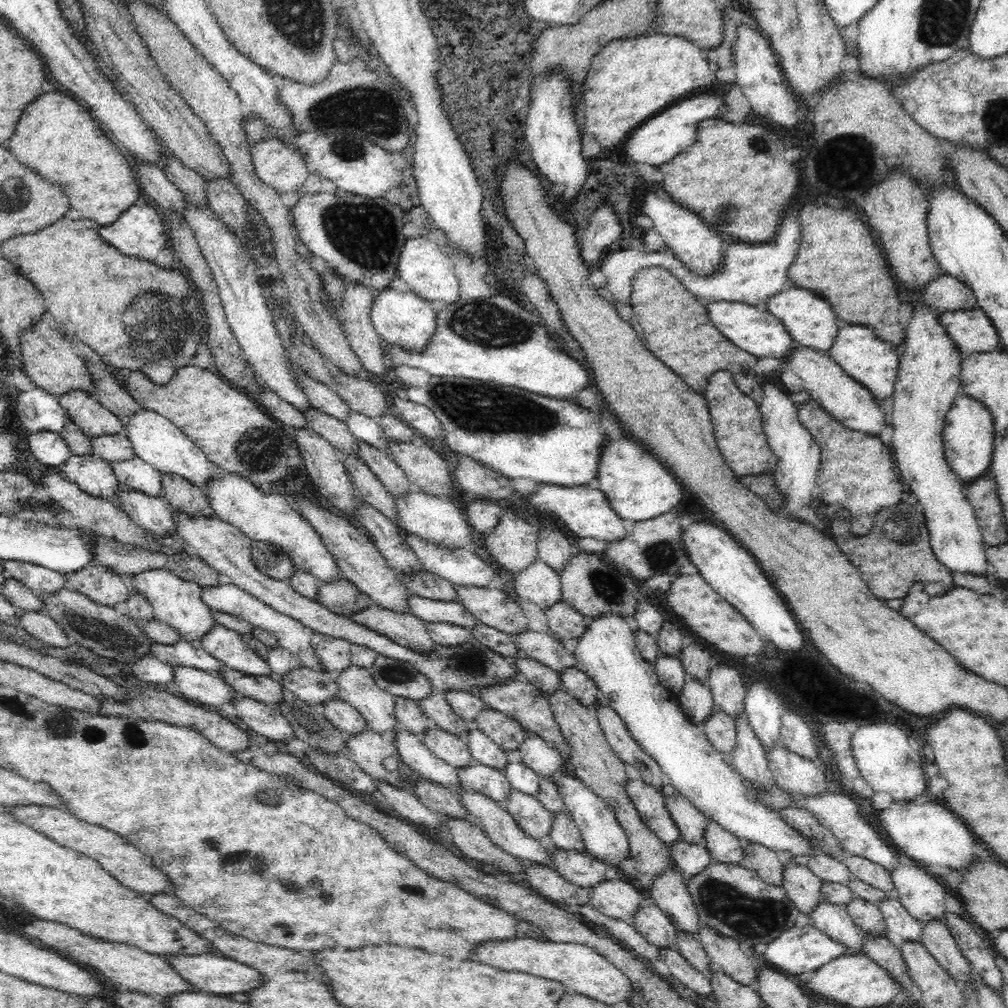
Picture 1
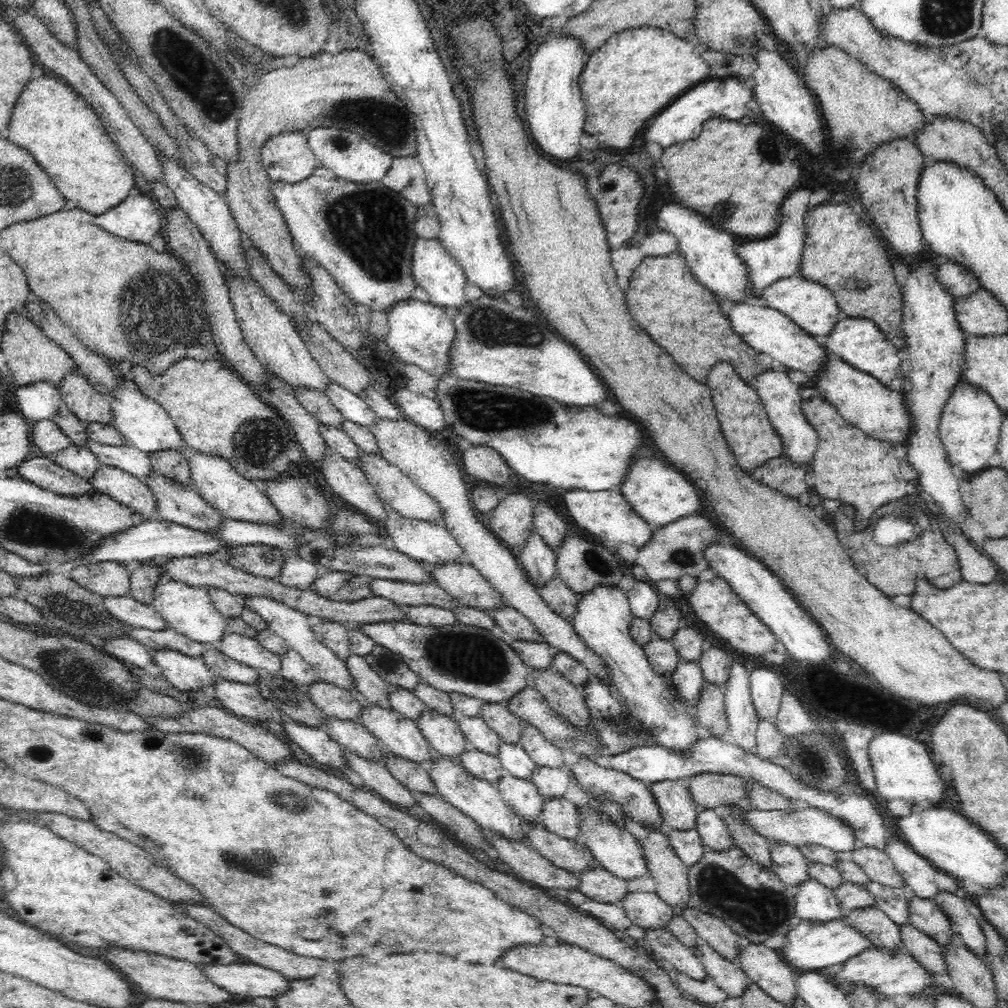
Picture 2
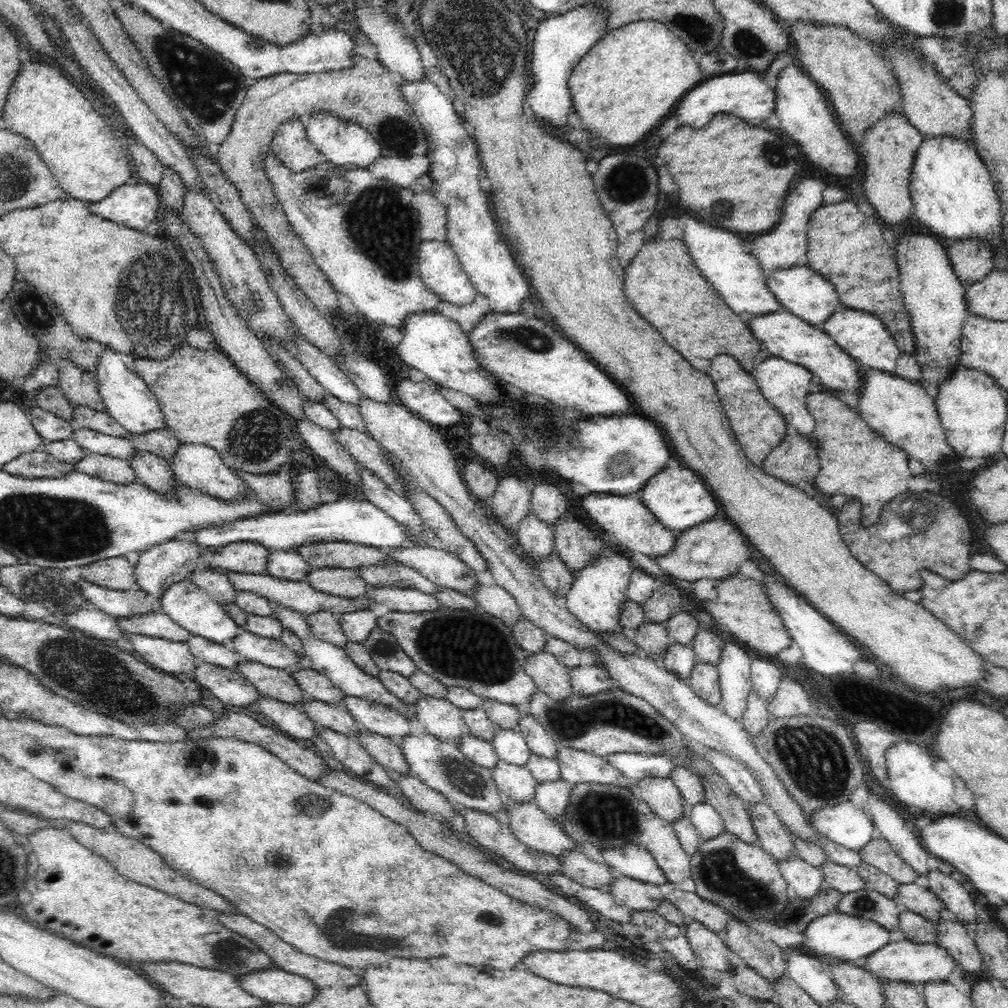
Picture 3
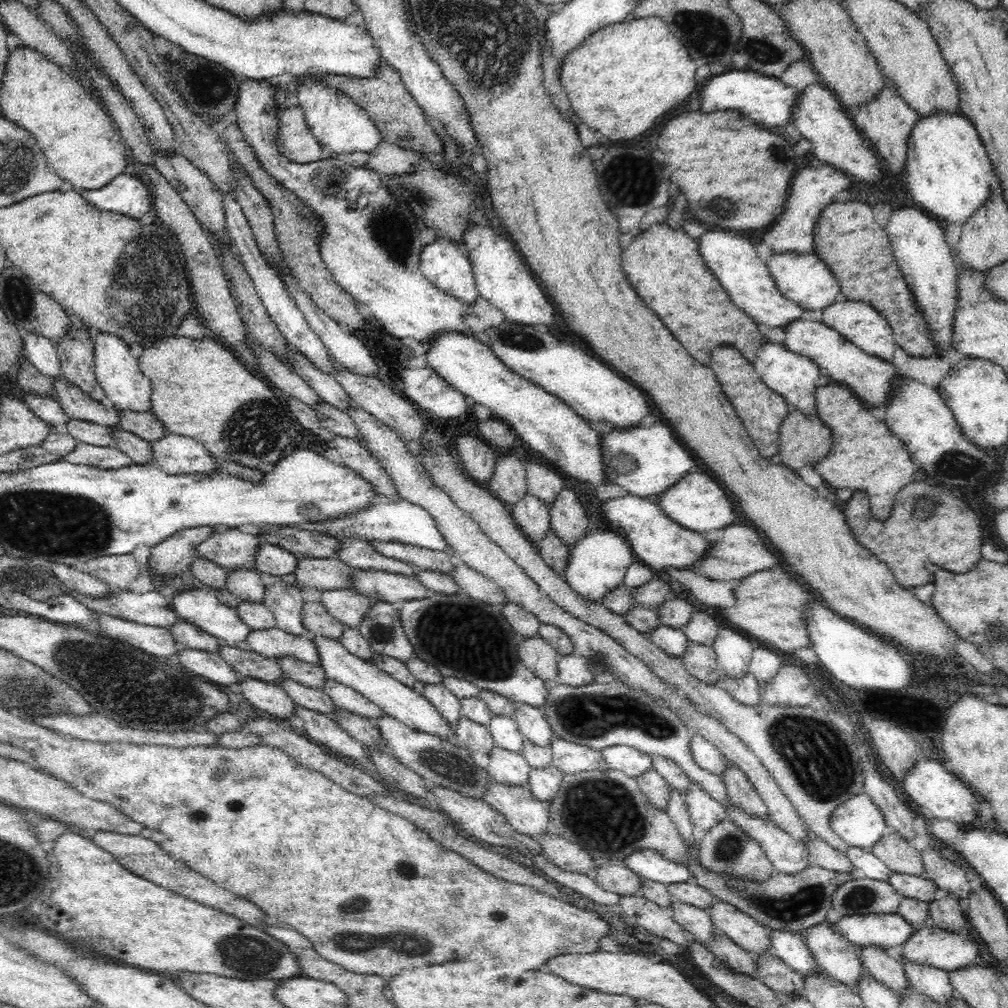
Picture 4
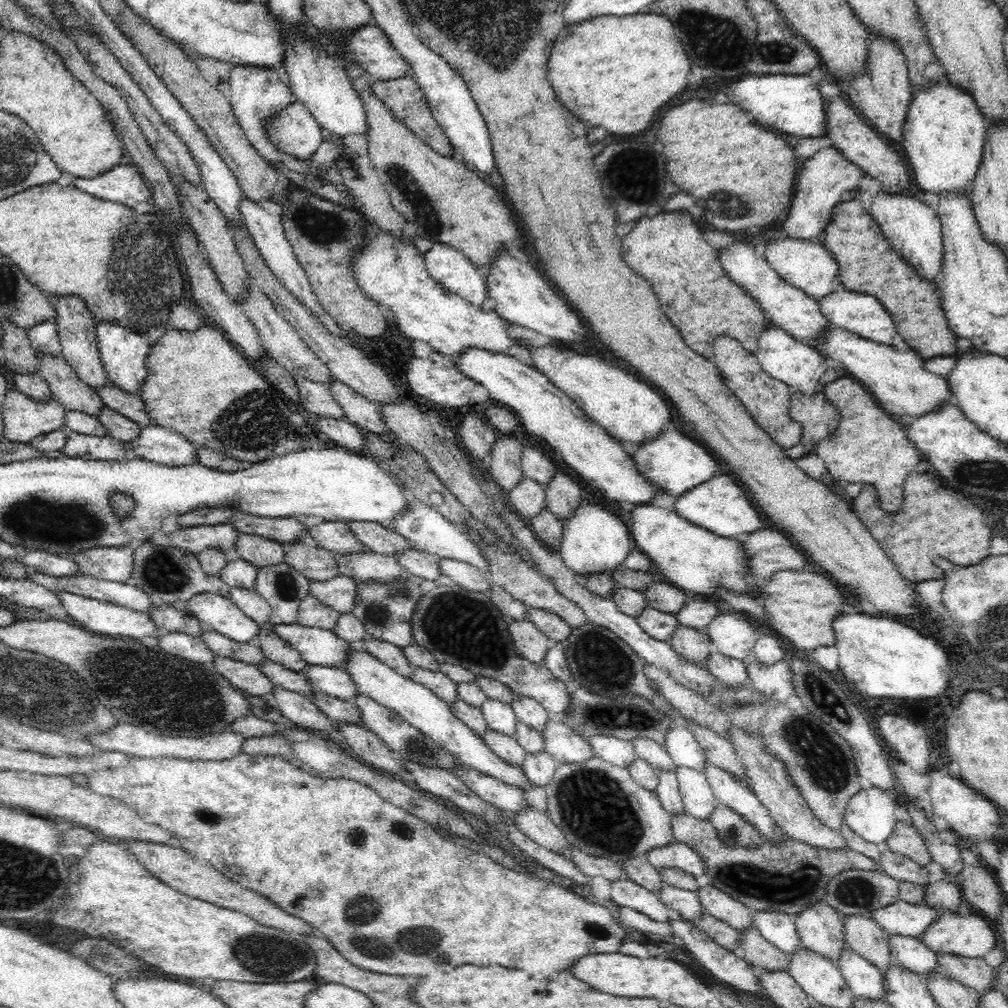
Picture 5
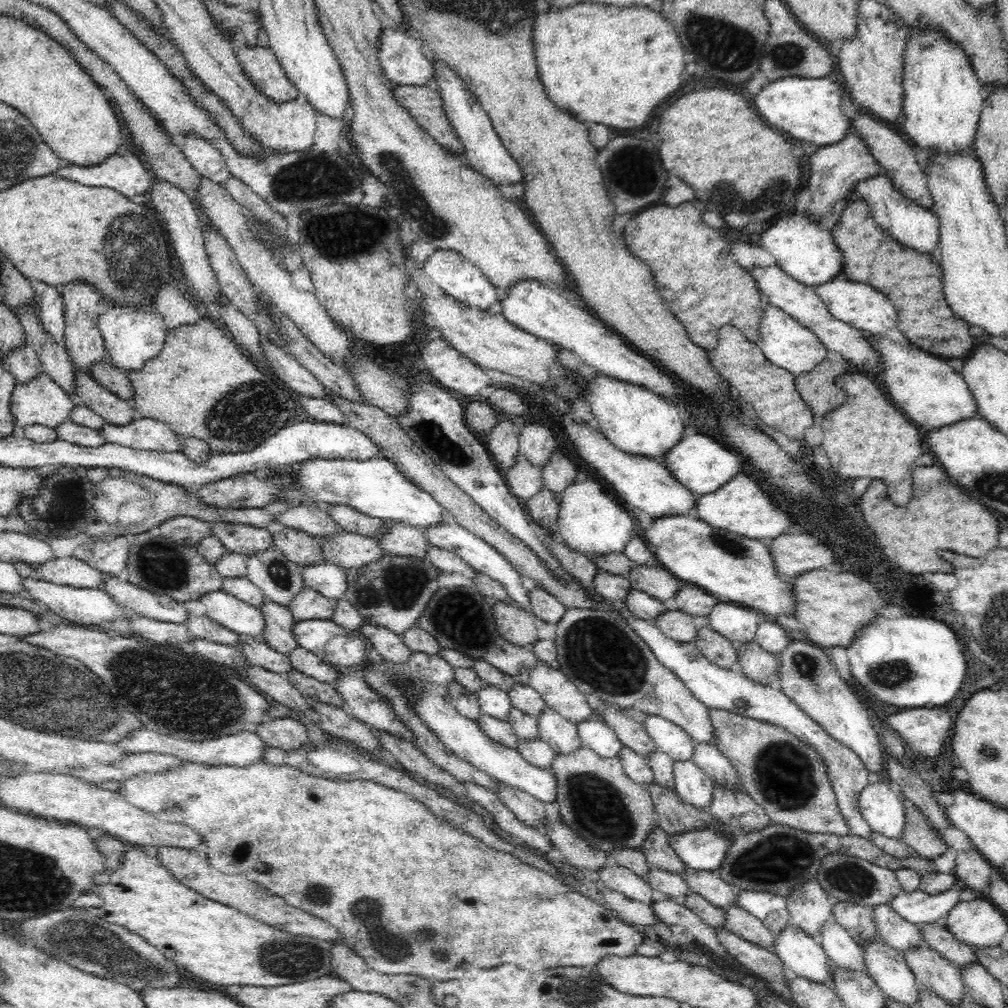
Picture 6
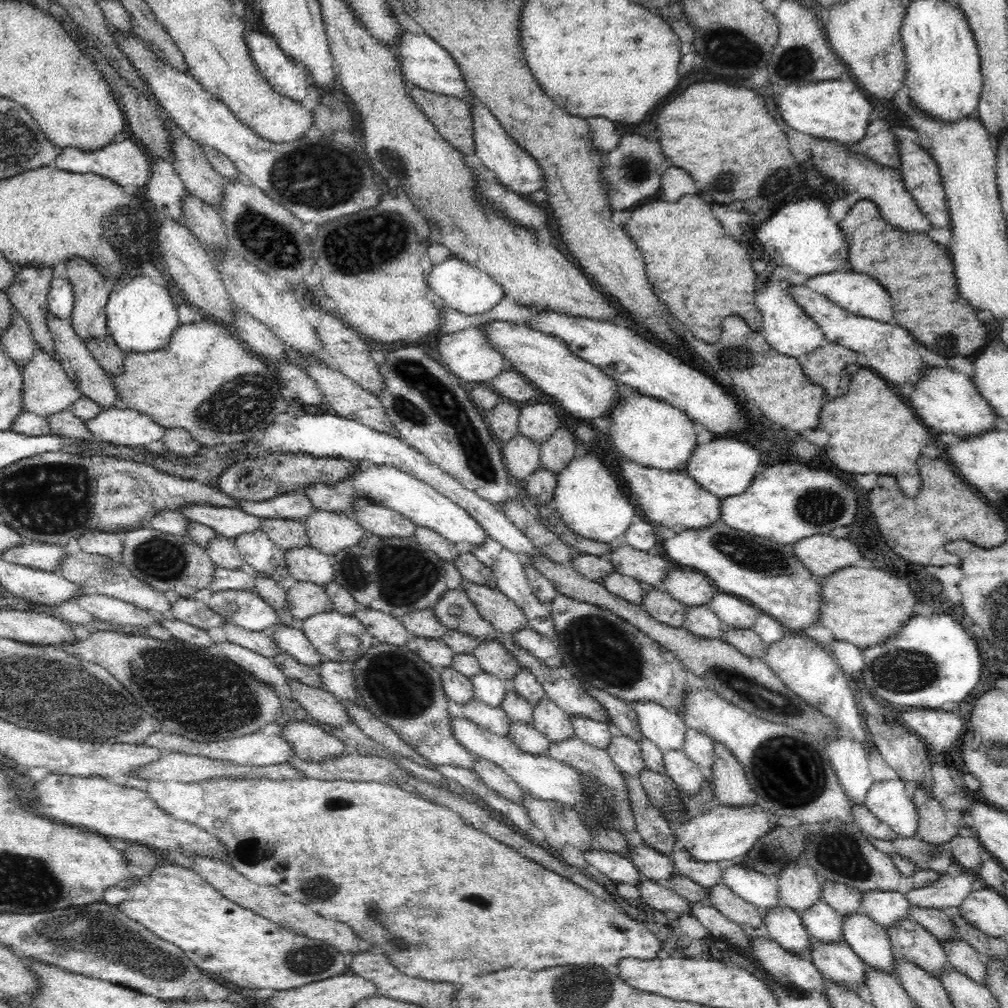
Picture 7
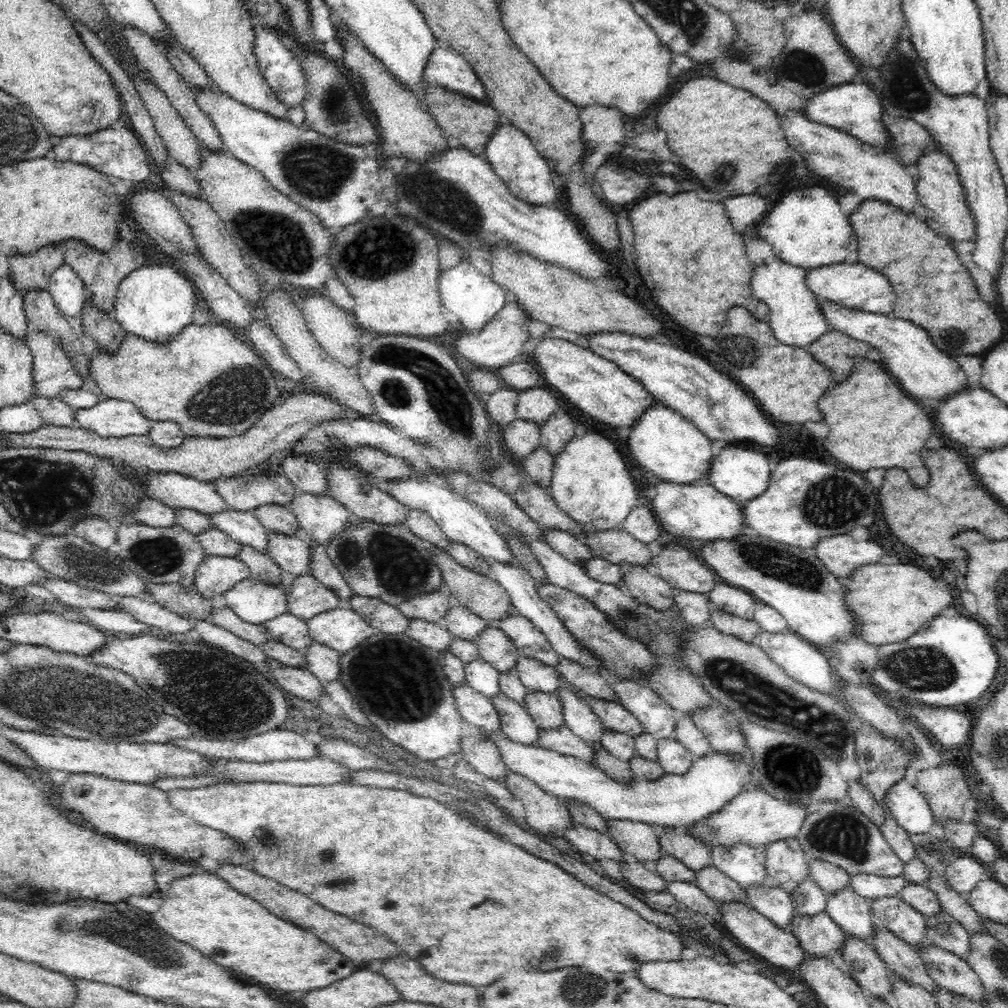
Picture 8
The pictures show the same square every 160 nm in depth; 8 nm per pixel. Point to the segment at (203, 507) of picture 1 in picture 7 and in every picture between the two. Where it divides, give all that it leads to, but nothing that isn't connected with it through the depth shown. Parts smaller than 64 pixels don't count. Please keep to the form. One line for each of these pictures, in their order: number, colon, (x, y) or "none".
2: (173, 464)
3: (162, 443)
4: (145, 425)
5: (132, 406)
6: (115, 381)
7: (105, 351)

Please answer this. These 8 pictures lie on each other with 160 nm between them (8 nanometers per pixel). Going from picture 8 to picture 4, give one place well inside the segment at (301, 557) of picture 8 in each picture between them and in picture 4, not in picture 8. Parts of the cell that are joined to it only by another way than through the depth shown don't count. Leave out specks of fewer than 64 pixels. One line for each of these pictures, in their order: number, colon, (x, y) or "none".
4: (348, 606)
5: (339, 593)
6: (330, 580)
7: (305, 564)

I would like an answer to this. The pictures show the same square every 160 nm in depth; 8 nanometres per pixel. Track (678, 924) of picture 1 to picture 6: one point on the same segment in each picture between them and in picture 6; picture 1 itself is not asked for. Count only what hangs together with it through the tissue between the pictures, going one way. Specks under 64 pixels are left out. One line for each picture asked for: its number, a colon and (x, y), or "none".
2: (670, 874)
3: (606, 816)
4: (604, 811)
5: (599, 807)
6: (596, 799)

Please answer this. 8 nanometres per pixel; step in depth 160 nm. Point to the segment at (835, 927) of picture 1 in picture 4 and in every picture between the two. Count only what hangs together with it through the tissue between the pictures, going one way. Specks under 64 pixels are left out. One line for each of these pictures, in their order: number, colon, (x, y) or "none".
2: (815, 902)
3: (804, 881)
4: (788, 855)

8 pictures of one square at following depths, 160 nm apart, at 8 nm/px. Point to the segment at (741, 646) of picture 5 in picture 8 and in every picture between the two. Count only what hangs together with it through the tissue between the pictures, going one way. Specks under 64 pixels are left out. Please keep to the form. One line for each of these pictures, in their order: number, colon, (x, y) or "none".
6: (738, 624)
7: (734, 613)
8: (738, 602)

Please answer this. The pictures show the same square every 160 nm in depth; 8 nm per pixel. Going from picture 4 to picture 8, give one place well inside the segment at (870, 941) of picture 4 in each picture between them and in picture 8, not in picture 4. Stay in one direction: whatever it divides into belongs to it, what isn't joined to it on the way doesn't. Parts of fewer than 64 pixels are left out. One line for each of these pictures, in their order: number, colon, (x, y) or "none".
5: (901, 918)
6: (918, 908)
7: (947, 891)
8: (965, 872)

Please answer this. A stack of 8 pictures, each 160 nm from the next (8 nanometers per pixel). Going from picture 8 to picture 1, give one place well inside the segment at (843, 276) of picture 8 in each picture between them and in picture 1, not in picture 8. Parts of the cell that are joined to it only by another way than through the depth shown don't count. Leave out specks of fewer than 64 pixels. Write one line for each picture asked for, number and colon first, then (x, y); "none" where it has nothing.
1: (873, 362)
2: (857, 341)
3: (863, 336)
4: (859, 323)
5: (861, 314)
6: (859, 305)
7: (857, 293)

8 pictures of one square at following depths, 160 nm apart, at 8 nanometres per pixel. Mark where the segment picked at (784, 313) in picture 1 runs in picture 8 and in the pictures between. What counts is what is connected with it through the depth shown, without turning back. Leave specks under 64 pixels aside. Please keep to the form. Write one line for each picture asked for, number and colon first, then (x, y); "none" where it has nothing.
2: (812, 307)
3: (809, 296)
4: (802, 278)
5: (806, 265)
6: (803, 251)
7: (802, 237)
8: (807, 228)

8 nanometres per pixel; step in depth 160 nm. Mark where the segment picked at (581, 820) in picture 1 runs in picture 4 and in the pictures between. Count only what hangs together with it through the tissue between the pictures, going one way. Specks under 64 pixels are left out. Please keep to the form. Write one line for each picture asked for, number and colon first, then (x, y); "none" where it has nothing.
2: (614, 848)
3: (632, 860)
4: (649, 864)

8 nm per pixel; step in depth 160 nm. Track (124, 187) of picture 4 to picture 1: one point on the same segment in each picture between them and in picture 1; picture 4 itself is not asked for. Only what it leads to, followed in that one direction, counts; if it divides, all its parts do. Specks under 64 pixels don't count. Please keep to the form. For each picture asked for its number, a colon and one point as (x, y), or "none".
1: (140, 232)
2: (138, 219)
3: (136, 206)

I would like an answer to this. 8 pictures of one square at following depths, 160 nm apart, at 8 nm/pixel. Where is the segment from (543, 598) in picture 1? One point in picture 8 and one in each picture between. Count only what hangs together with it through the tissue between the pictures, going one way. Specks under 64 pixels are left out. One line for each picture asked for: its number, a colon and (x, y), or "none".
2: (538, 560)
3: (537, 538)
4: (531, 515)
5: (527, 498)
6: (524, 479)
7: (521, 456)
8: (520, 437)

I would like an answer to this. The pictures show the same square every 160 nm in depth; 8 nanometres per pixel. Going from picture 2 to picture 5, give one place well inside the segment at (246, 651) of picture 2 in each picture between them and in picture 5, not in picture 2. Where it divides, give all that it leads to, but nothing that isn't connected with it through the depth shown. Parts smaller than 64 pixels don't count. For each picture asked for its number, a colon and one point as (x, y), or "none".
3: (272, 652)
4: (273, 643)
5: (319, 647)

